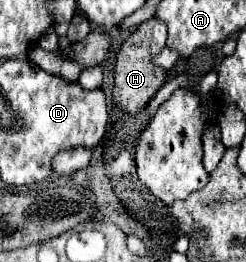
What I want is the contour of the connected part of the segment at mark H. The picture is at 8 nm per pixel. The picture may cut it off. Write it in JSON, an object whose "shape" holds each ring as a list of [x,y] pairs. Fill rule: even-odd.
{"shape":[[[151,18],[143,22],[121,46],[121,52],[115,62],[115,106],[125,112],[139,112],[147,106],[147,102],[155,96],[155,92],[165,84],[165,70],[151,64],[151,56],[161,52],[167,40],[167,26],[163,22],[157,22],[157,18]]]}

